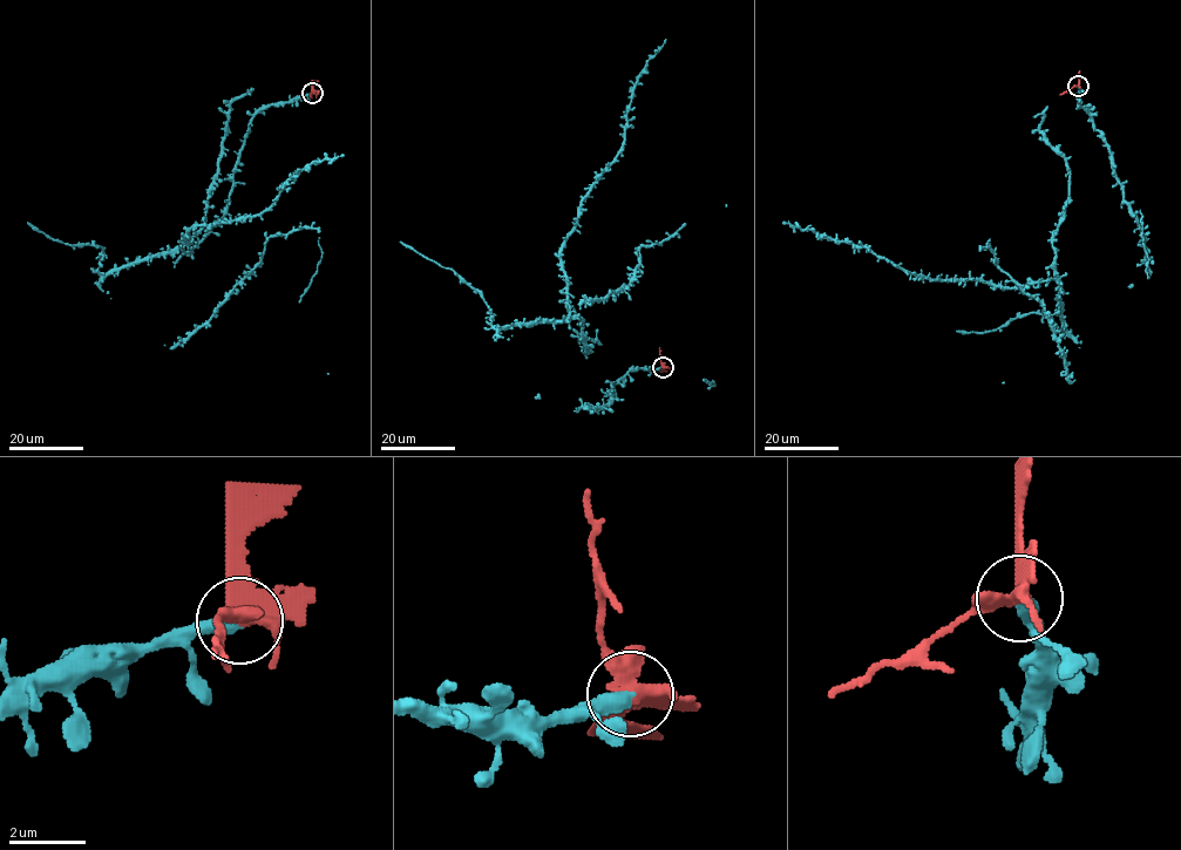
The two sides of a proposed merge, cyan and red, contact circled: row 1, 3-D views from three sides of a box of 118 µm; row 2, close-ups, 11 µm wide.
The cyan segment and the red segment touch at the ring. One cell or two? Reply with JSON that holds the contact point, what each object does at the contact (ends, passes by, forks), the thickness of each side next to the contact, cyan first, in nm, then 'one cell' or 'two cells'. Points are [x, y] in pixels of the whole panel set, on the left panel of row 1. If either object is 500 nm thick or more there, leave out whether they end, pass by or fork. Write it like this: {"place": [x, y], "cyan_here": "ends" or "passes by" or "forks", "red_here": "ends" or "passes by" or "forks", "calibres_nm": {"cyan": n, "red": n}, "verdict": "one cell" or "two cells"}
{"place": [312, 93], "cyan_here": "ends", "red_here": "forks", "calibres_nm": {"cyan": 400, "red": 320}, "verdict": "two cells"}

